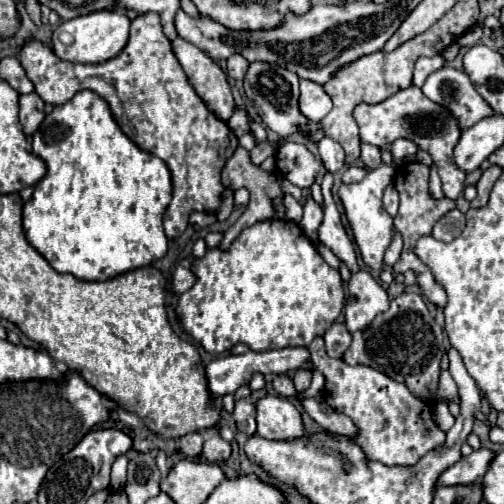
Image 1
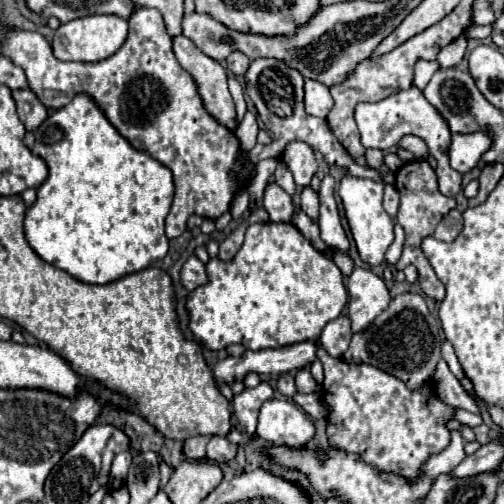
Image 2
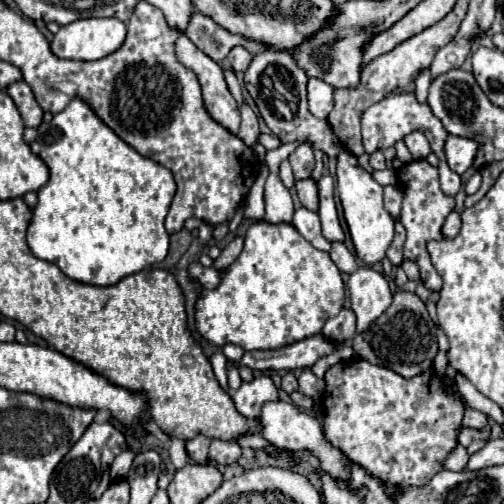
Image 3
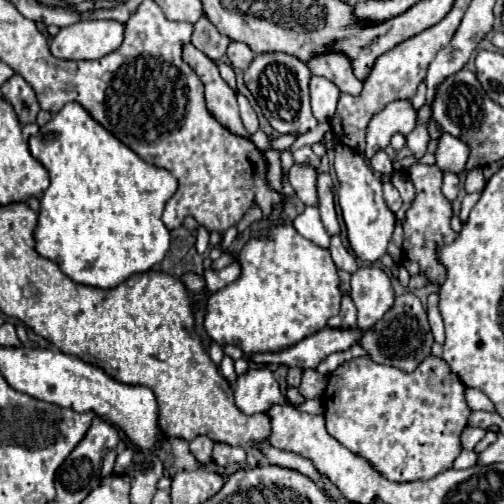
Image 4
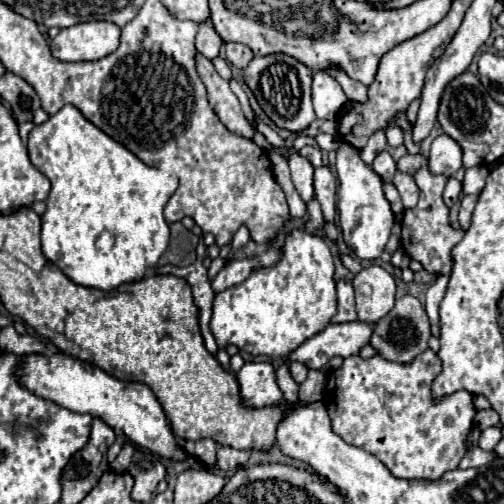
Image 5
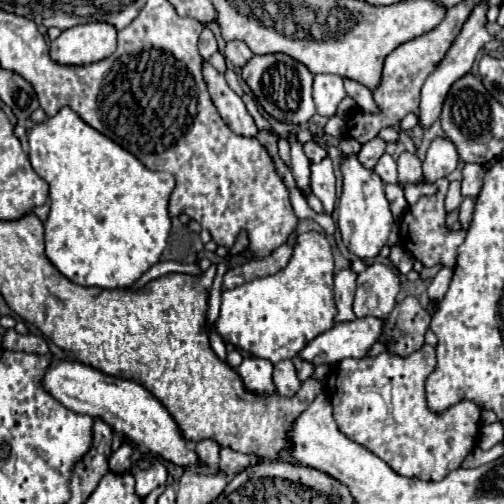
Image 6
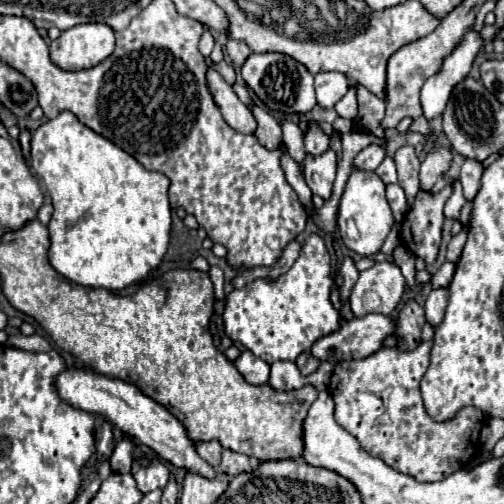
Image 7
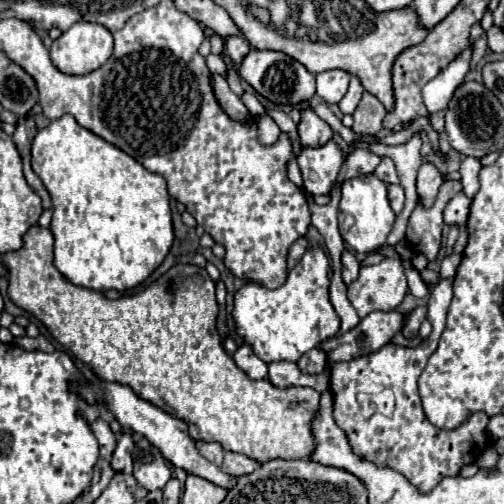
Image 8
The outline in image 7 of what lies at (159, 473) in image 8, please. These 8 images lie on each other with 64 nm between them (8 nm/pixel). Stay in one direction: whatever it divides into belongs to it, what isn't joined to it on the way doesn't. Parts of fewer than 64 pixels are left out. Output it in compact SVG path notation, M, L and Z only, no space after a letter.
M136 446L134 462L132 462L132 476L136 478L138 490L142 494L148 494L156 488L164 488L170 472L154 450L150 450L148 446Z

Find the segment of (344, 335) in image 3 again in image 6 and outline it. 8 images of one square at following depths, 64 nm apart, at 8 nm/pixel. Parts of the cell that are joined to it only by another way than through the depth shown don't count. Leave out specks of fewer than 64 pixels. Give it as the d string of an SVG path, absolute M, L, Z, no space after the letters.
M348 268L336 274L334 278L334 294L336 294L336 322L346 322L354 320L352 312L352 302L354 302L354 290L356 290L356 274Z

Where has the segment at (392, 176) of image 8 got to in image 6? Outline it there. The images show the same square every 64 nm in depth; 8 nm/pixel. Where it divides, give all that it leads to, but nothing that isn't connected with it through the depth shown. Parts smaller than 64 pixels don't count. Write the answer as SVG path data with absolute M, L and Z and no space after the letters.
M382 154L378 164L374 166L374 172L386 182L386 184L398 184L398 174L396 174L396 160L390 154Z

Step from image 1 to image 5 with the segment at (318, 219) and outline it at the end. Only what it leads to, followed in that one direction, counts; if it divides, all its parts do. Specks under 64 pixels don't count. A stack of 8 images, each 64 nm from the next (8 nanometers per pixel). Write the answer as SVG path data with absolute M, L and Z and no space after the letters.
M298 152L290 158L290 172L292 172L292 182L296 192L300 194L300 198L308 204L310 200L314 200L314 168L312 164L302 158Z

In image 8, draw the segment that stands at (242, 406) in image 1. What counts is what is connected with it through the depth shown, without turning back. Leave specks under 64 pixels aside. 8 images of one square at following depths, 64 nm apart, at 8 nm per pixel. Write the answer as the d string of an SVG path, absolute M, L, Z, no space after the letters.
M242 344L236 354L234 354L234 362L238 364L238 368L242 372L246 372L248 378L252 380L262 380L268 376L268 366L252 352L252 348L248 344Z

